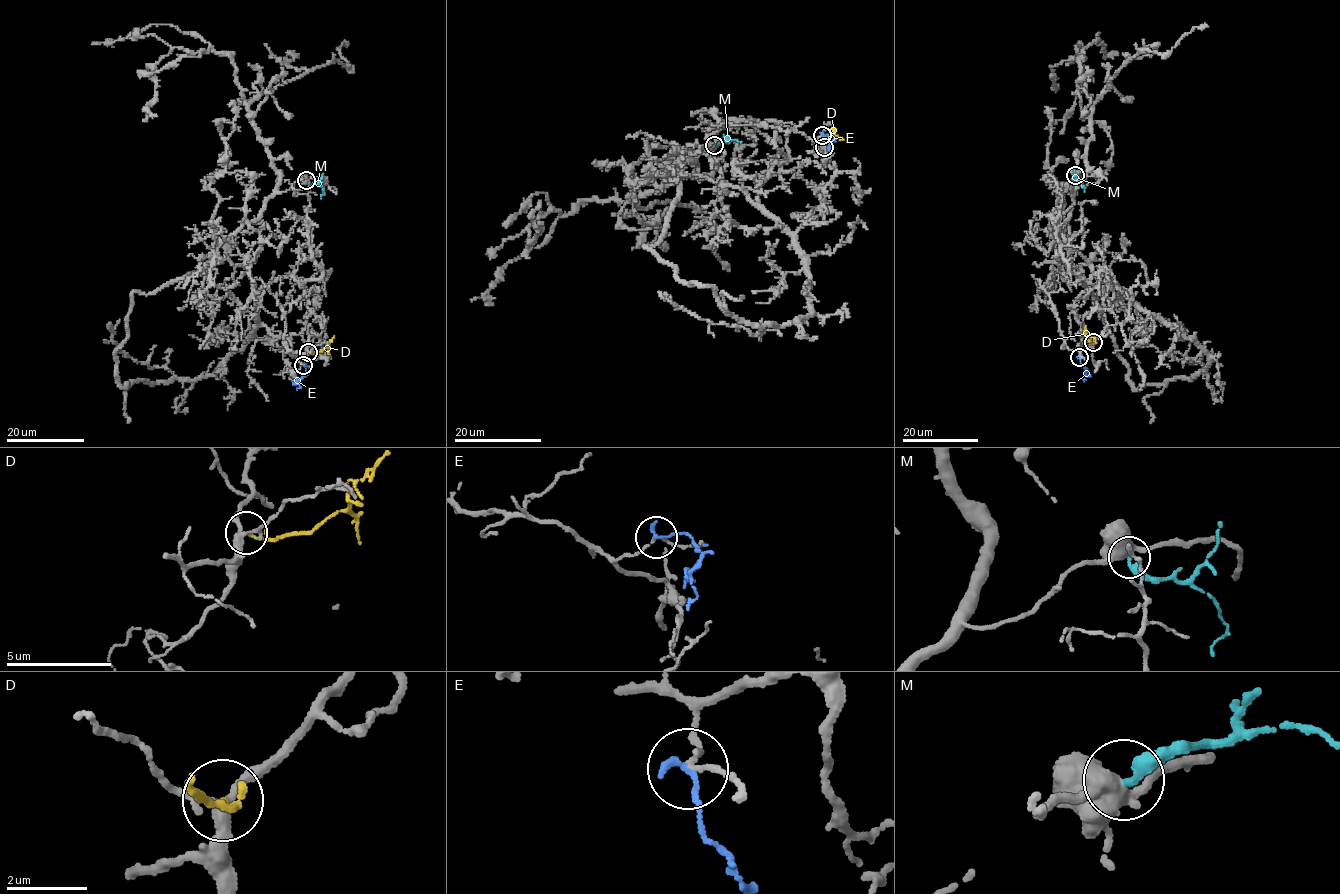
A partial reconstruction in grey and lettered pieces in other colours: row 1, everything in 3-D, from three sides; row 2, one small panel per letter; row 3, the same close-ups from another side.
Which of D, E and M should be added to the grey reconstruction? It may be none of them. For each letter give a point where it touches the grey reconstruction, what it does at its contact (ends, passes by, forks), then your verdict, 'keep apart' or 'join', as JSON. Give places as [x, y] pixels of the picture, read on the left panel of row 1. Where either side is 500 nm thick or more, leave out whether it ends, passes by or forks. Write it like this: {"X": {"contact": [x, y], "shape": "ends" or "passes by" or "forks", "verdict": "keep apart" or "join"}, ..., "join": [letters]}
{"D": {"contact": [308, 352], "shape": "passes by", "verdict": "keep apart"}, "E": {"contact": [303, 365], "shape": "ends", "verdict": "keep apart"}, "M": {"contact": [306, 180], "shape": "ends", "verdict": "keep apart"}, "join": []}

